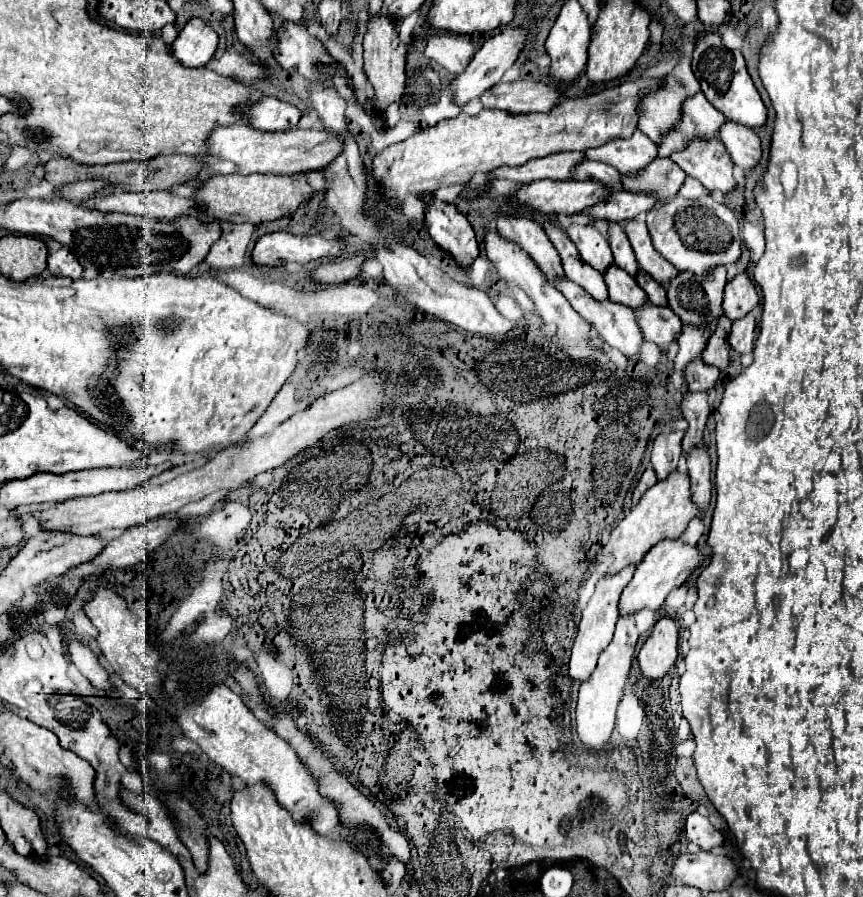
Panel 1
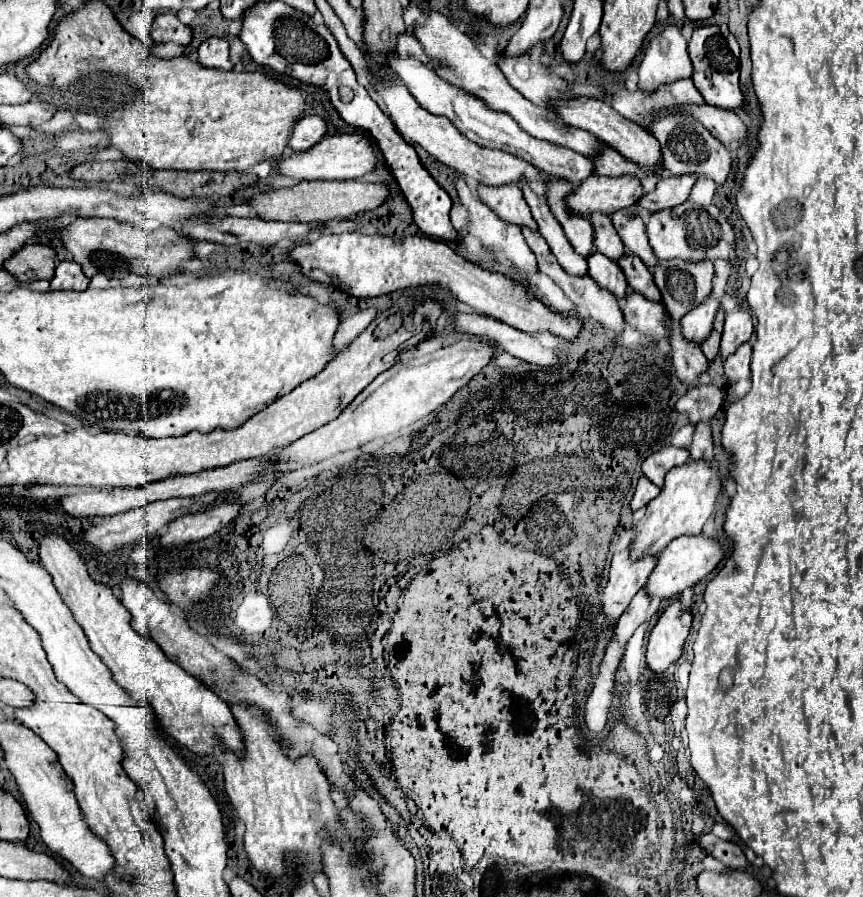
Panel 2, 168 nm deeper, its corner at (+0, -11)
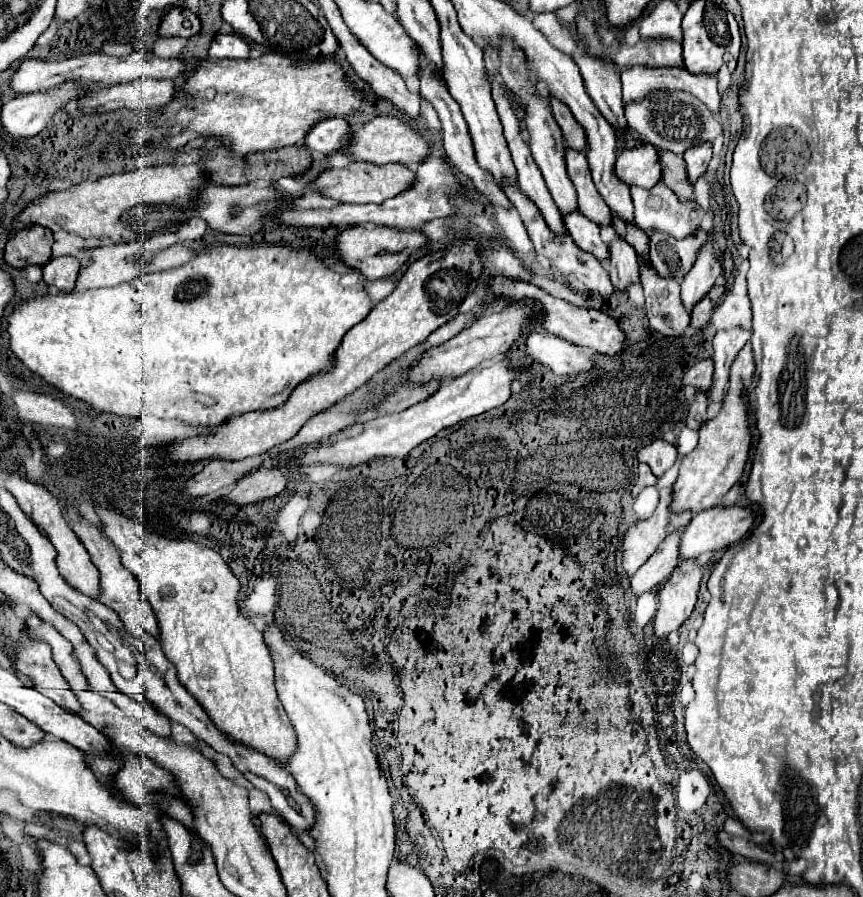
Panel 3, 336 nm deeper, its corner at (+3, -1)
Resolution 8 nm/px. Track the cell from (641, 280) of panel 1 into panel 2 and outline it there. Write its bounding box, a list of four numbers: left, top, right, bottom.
[617,253,661,301]

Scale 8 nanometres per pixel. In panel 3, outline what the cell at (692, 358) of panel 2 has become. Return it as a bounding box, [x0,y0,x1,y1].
[640,261,690,337]

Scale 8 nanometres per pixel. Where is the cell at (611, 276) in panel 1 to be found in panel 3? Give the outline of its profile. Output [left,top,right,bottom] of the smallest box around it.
[564,211,610,261]

